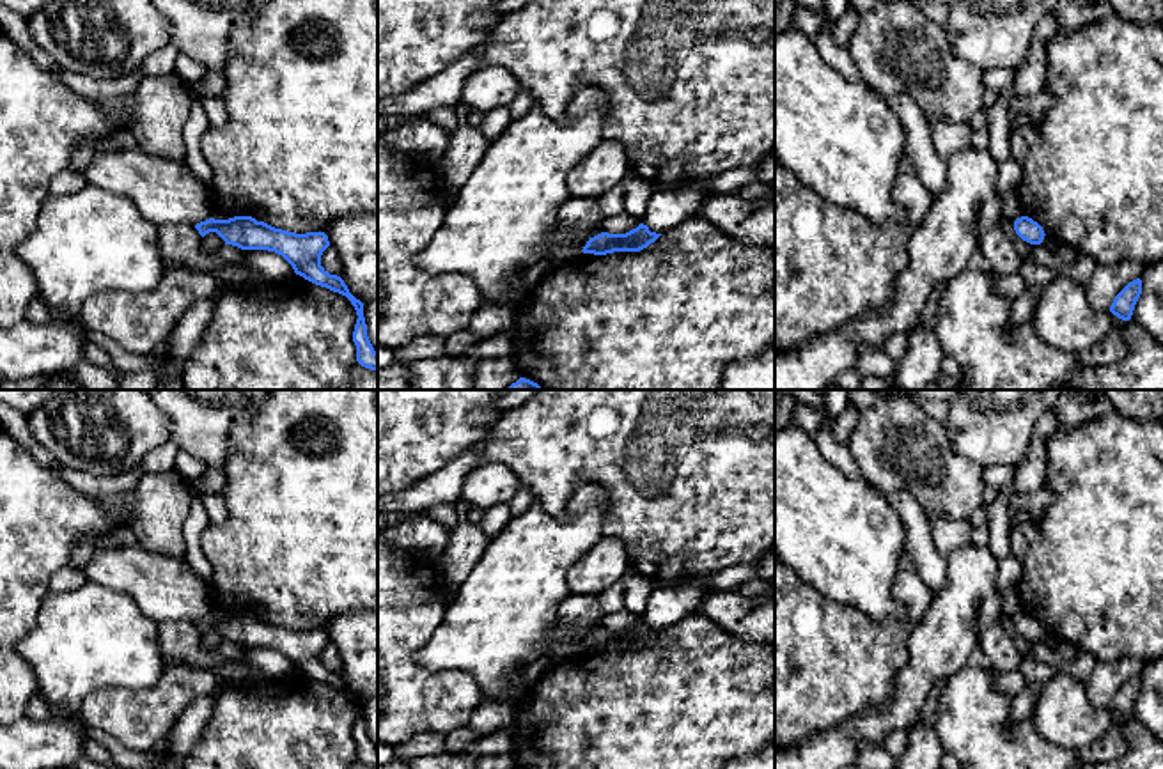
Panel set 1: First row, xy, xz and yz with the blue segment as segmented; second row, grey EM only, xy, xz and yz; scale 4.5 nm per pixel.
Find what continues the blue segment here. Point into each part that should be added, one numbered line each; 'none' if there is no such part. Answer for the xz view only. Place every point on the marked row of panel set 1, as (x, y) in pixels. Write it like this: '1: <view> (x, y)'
none

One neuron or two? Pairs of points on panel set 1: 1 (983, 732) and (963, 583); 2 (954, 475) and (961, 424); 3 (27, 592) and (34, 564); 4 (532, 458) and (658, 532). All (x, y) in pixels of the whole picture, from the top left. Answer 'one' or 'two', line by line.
1: two
2: two
3: one
4: one

